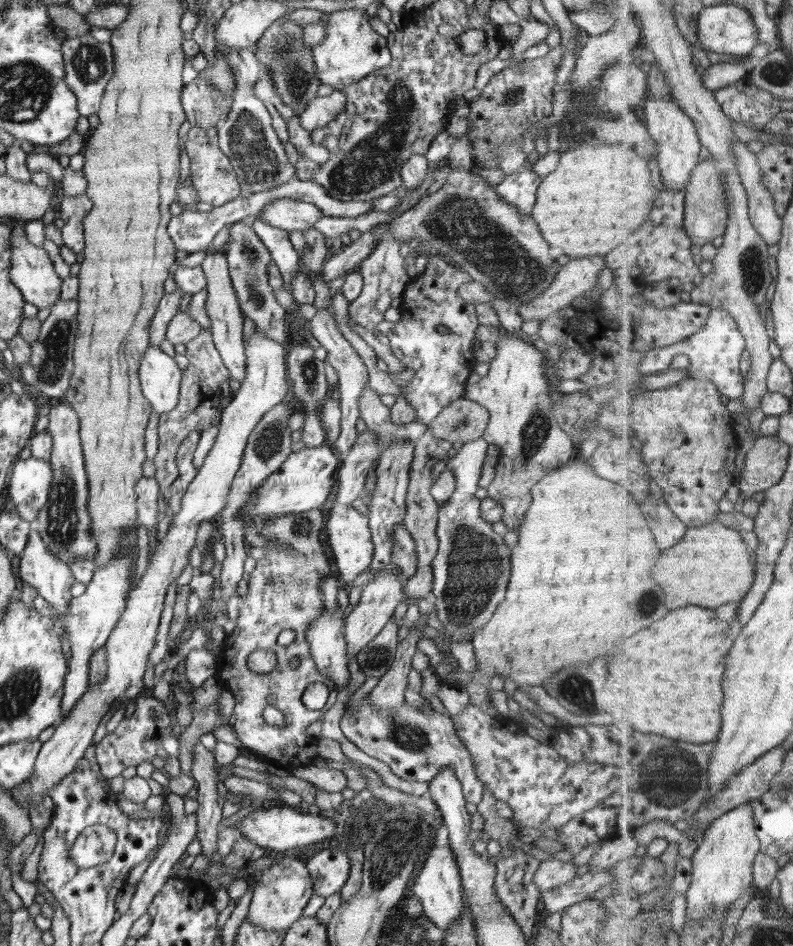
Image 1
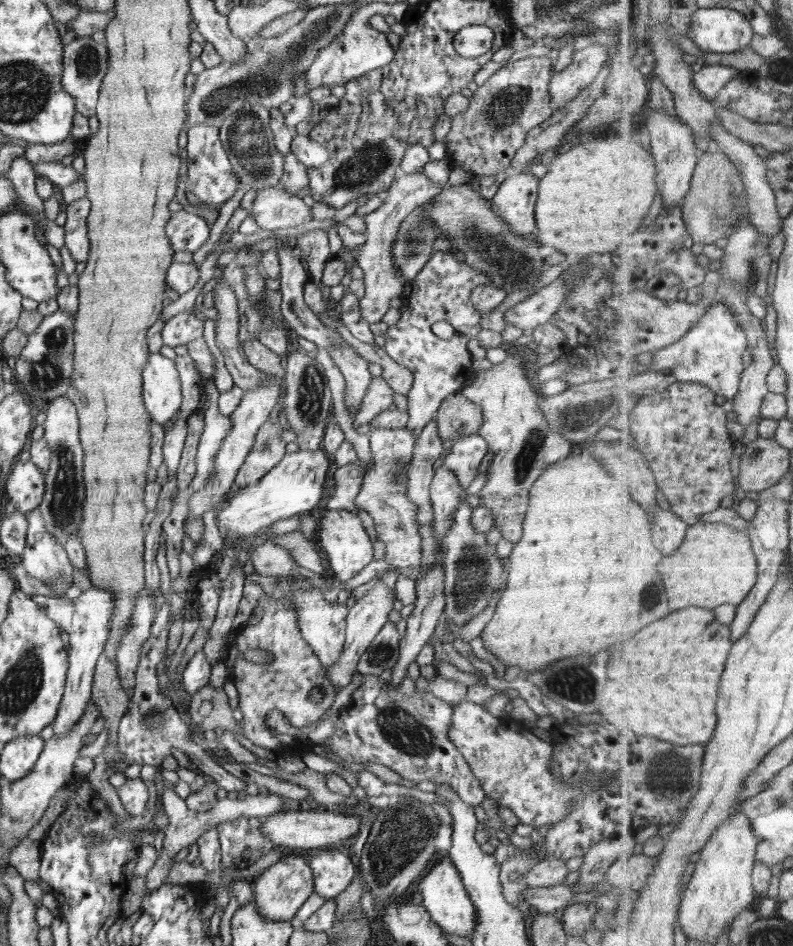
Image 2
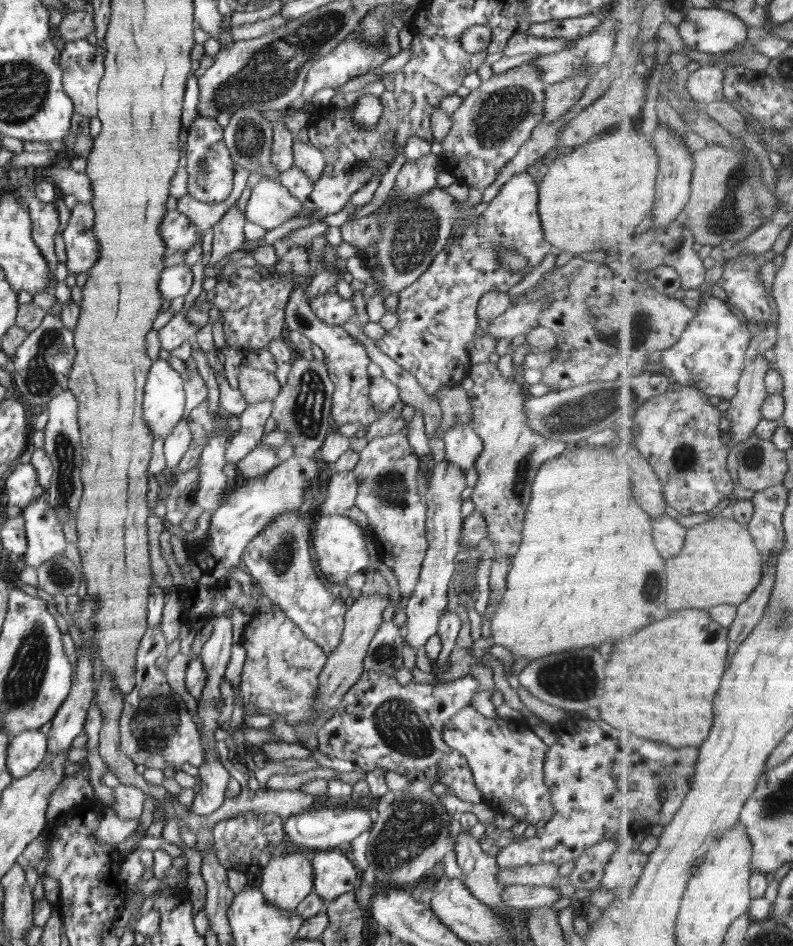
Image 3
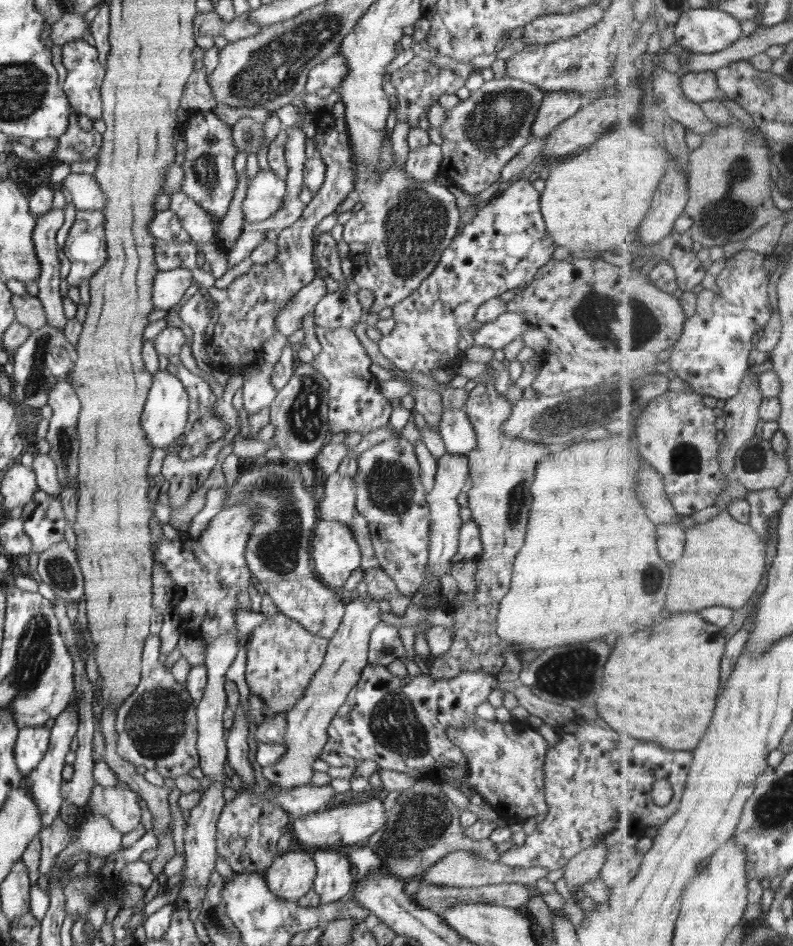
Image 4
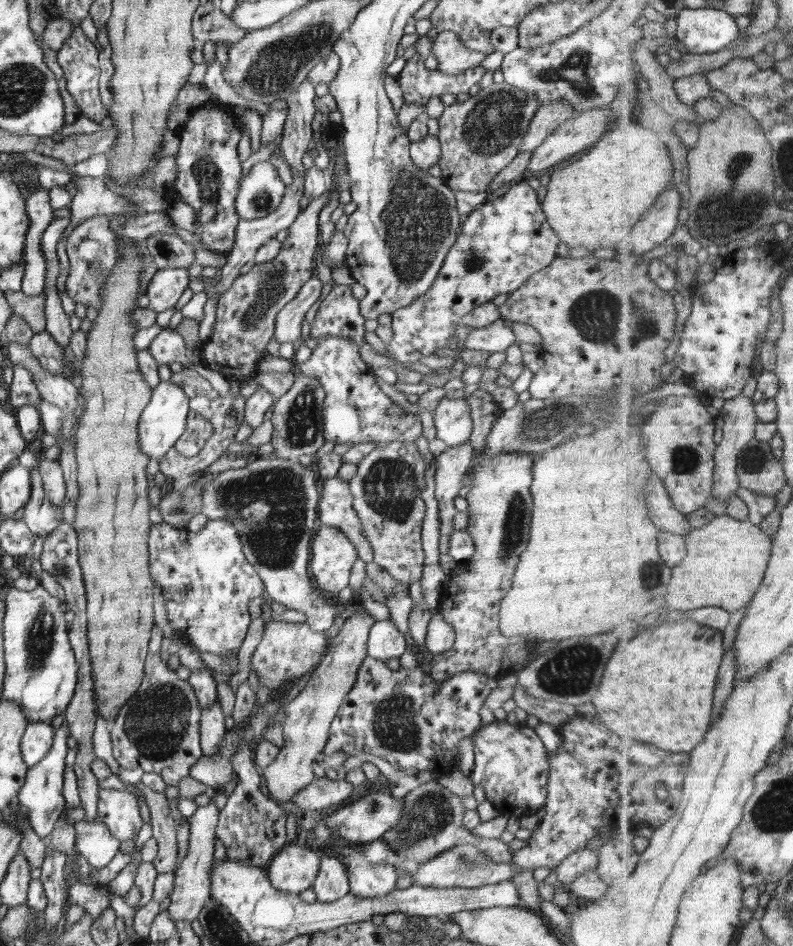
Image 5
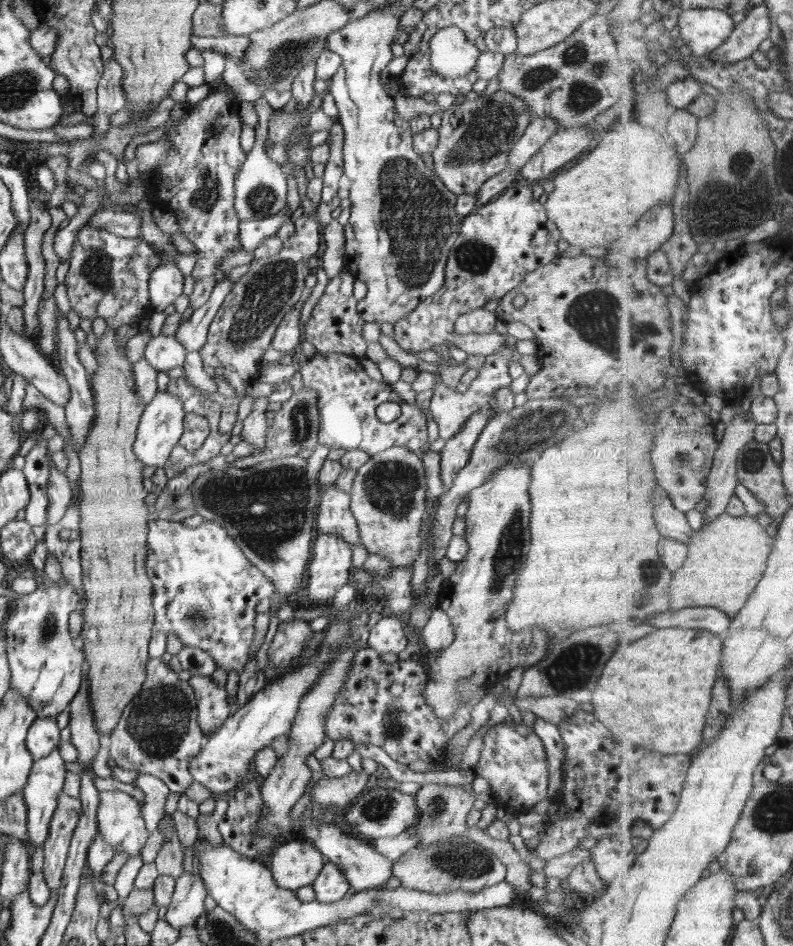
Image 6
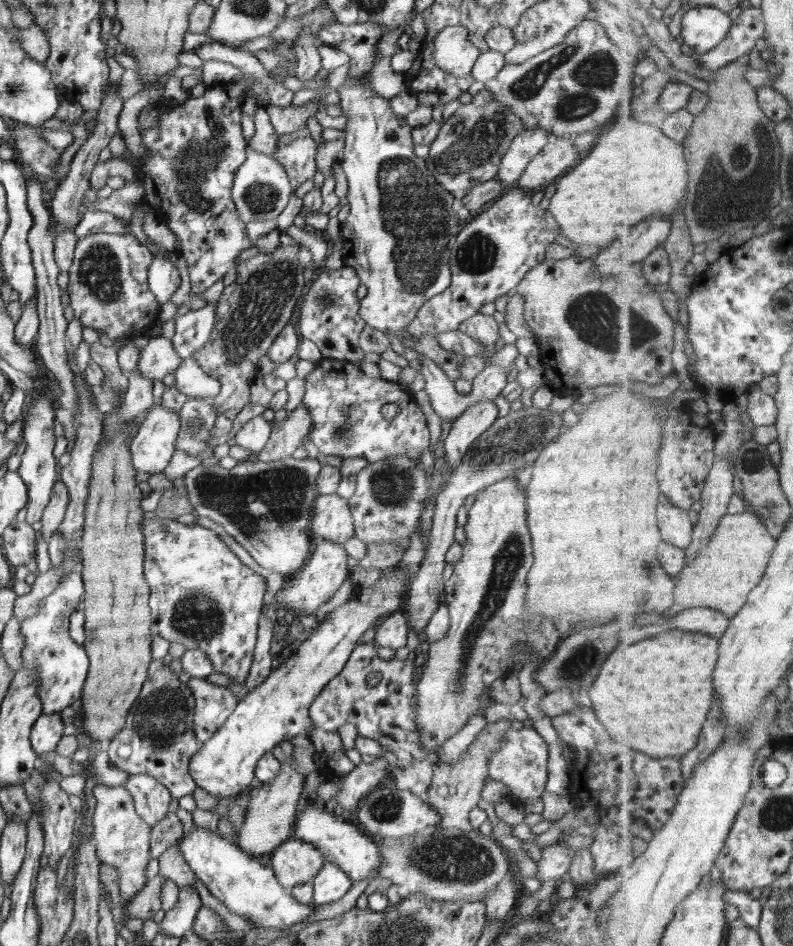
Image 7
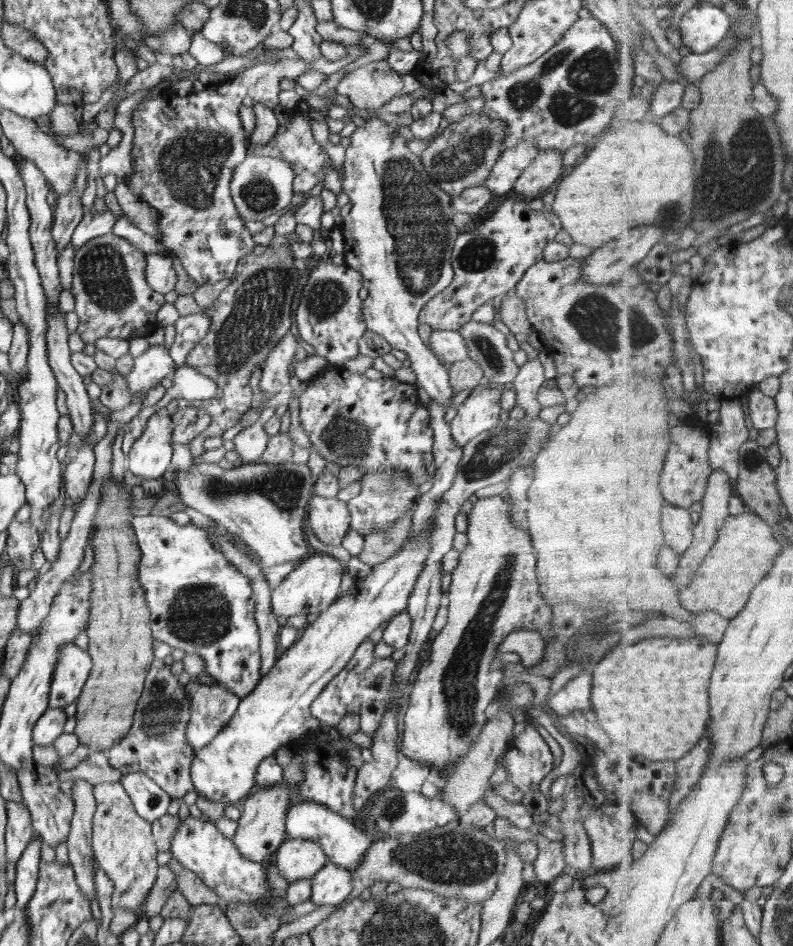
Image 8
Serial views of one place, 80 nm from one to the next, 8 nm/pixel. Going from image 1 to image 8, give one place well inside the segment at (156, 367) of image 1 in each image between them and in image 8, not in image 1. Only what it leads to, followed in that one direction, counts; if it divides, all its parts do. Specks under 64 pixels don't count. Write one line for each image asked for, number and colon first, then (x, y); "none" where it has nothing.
2: (162, 397)
3: (163, 402)
4: (164, 417)
5: (163, 421)
6: (161, 426)
7: (151, 449)
8: (149, 457)

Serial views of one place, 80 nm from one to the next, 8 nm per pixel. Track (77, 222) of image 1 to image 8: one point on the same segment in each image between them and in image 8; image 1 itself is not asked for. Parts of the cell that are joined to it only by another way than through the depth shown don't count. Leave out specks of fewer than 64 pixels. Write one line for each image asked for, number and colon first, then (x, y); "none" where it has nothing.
2: (77, 241)
3: (82, 248)
4: (85, 246)
5: (92, 246)
6: (108, 275)
7: (108, 288)
8: (113, 300)

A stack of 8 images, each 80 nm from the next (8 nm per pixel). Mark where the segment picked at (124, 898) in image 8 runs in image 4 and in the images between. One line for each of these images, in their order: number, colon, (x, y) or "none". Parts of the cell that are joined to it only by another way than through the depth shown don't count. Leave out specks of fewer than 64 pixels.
4: (122, 807)
5: (118, 810)
6: (119, 822)
7: (122, 839)

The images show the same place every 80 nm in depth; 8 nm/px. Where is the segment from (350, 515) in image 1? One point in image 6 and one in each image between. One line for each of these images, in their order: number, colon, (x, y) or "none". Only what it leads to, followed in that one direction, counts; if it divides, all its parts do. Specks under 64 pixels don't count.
2: (348, 548)
3: (341, 551)
4: (336, 553)
5: (333, 555)
6: (329, 570)

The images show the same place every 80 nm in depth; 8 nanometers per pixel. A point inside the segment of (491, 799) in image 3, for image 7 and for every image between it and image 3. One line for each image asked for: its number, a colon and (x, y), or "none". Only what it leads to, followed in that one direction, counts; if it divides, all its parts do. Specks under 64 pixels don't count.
4: (505, 767)
5: (511, 764)
6: (514, 761)
7: (520, 762)

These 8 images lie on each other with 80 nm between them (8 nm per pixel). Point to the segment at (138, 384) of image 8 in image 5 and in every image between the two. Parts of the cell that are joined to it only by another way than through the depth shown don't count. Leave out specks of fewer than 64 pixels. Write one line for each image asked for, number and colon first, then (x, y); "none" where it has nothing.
5: (168, 347)
6: (163, 353)
7: (158, 358)

